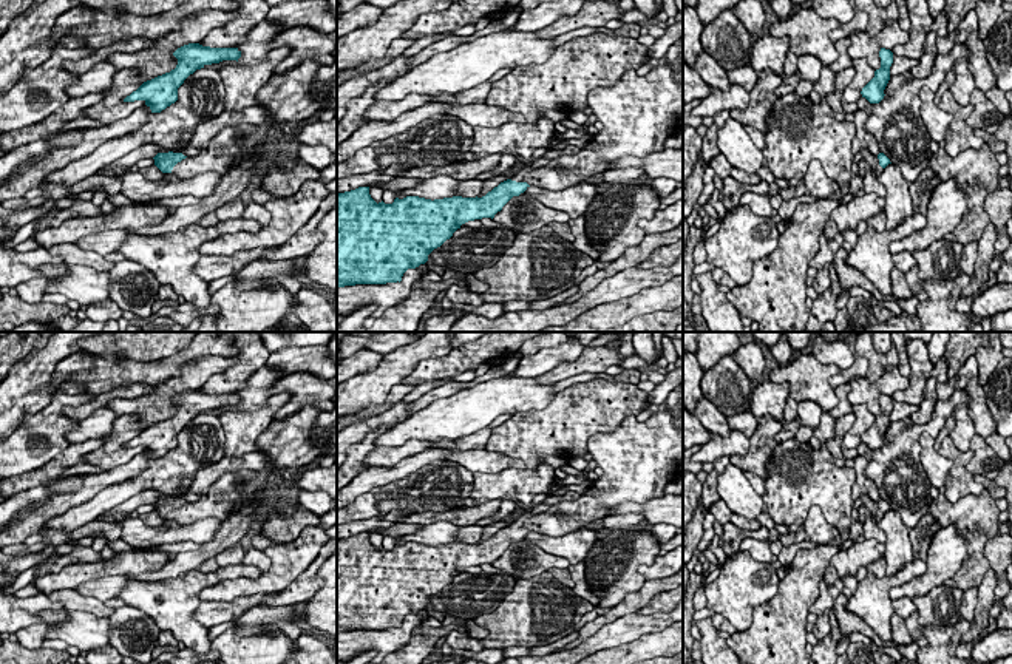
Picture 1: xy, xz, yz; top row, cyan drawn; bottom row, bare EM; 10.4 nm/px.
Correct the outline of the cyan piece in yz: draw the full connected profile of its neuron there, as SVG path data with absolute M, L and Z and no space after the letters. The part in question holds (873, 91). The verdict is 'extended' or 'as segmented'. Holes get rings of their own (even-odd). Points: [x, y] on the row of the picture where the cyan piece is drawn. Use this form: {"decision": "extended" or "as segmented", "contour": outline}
{"decision": "as segmented", "contour": "M881 48L881 68L874 71L874 77L862 88L861 94L870 103L879 103L884 99L884 90L890 80L890 66L893 63L893 53Z"}

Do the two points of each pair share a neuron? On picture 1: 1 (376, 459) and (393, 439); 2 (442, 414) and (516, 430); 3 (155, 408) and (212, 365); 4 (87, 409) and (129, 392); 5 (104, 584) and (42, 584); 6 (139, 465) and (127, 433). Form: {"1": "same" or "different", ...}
{"1": "different", "2": "different", "3": "same", "4": "same", "5": "different", "6": "different"}

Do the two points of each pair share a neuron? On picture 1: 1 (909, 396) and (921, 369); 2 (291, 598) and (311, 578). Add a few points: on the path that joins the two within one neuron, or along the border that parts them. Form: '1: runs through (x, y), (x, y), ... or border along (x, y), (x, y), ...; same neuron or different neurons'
1: runs through (915, 389), (918, 376); same neuron
2: runs through (295, 593), (306, 582); same neuron

